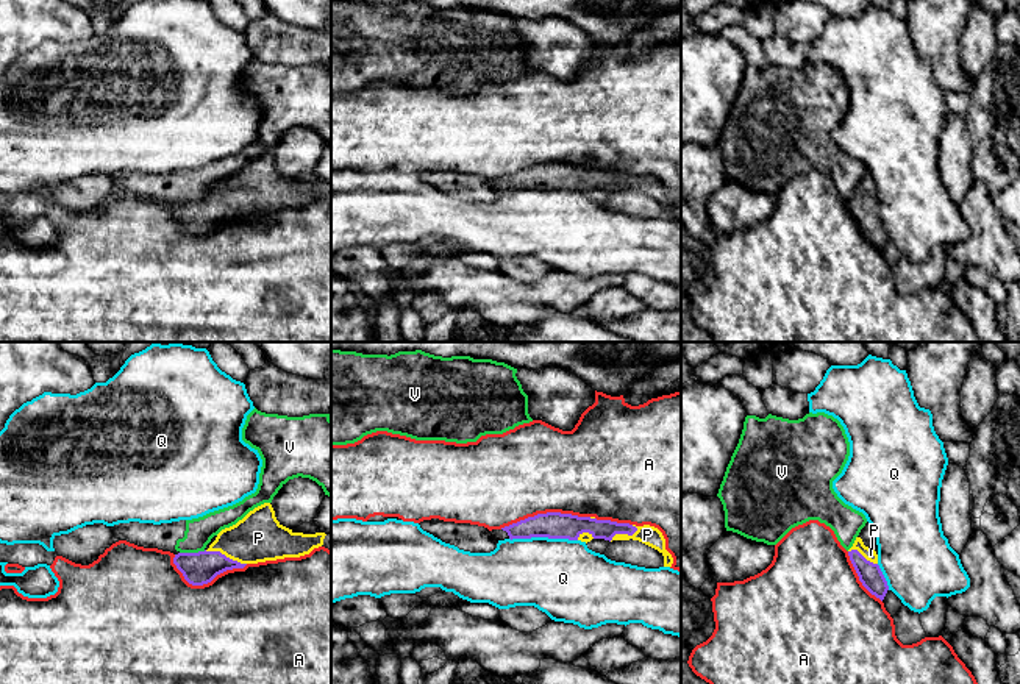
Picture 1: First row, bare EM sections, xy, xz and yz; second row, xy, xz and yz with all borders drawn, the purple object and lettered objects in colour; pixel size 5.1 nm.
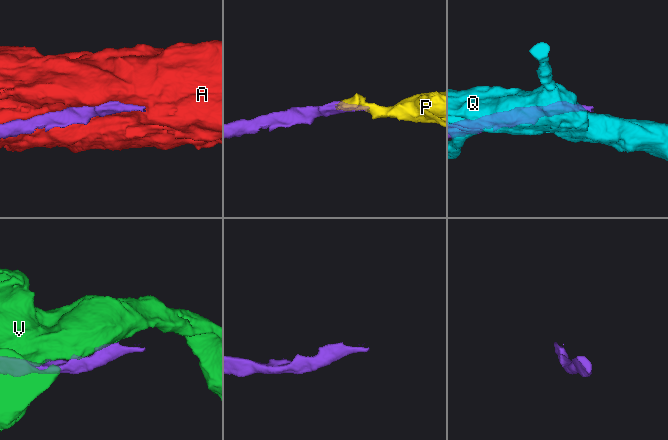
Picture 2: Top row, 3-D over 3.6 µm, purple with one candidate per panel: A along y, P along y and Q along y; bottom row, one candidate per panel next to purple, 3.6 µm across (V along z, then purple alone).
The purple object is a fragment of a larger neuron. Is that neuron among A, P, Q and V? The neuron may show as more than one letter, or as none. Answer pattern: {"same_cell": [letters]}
{"same_cell": ["P"]}

